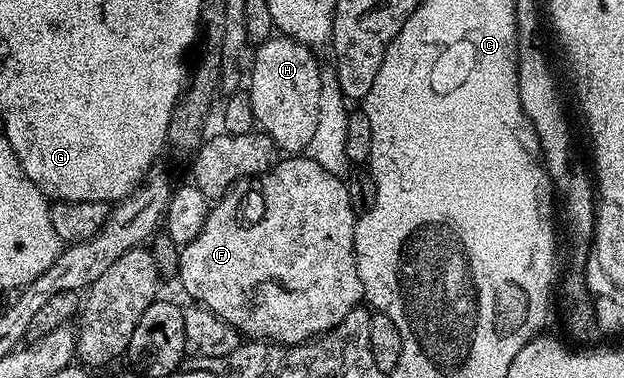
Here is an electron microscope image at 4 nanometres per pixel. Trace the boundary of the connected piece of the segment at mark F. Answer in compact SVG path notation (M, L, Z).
M280 158L271 170L262 176L261 183L263 183L263 216L256 223L242 227L239 224L239 211L235 208L234 194L224 195L212 206L211 212L205 217L205 225L201 228L201 233L197 233L197 237L193 237L193 241L189 241L189 245L185 245L180 250L177 280L179 279L184 293L191 298L191 301L212 311L218 319L223 319L235 328L240 336L246 337L248 340L266 341L271 345L308 343L310 339L317 339L326 331L332 331L334 327L341 325L341 321L345 321L345 317L349 317L352 309L364 302L361 273L357 273L355 264L355 221L357 216L350 205L346 182L342 178L334 176L333 173L326 172L317 161L309 158Z

